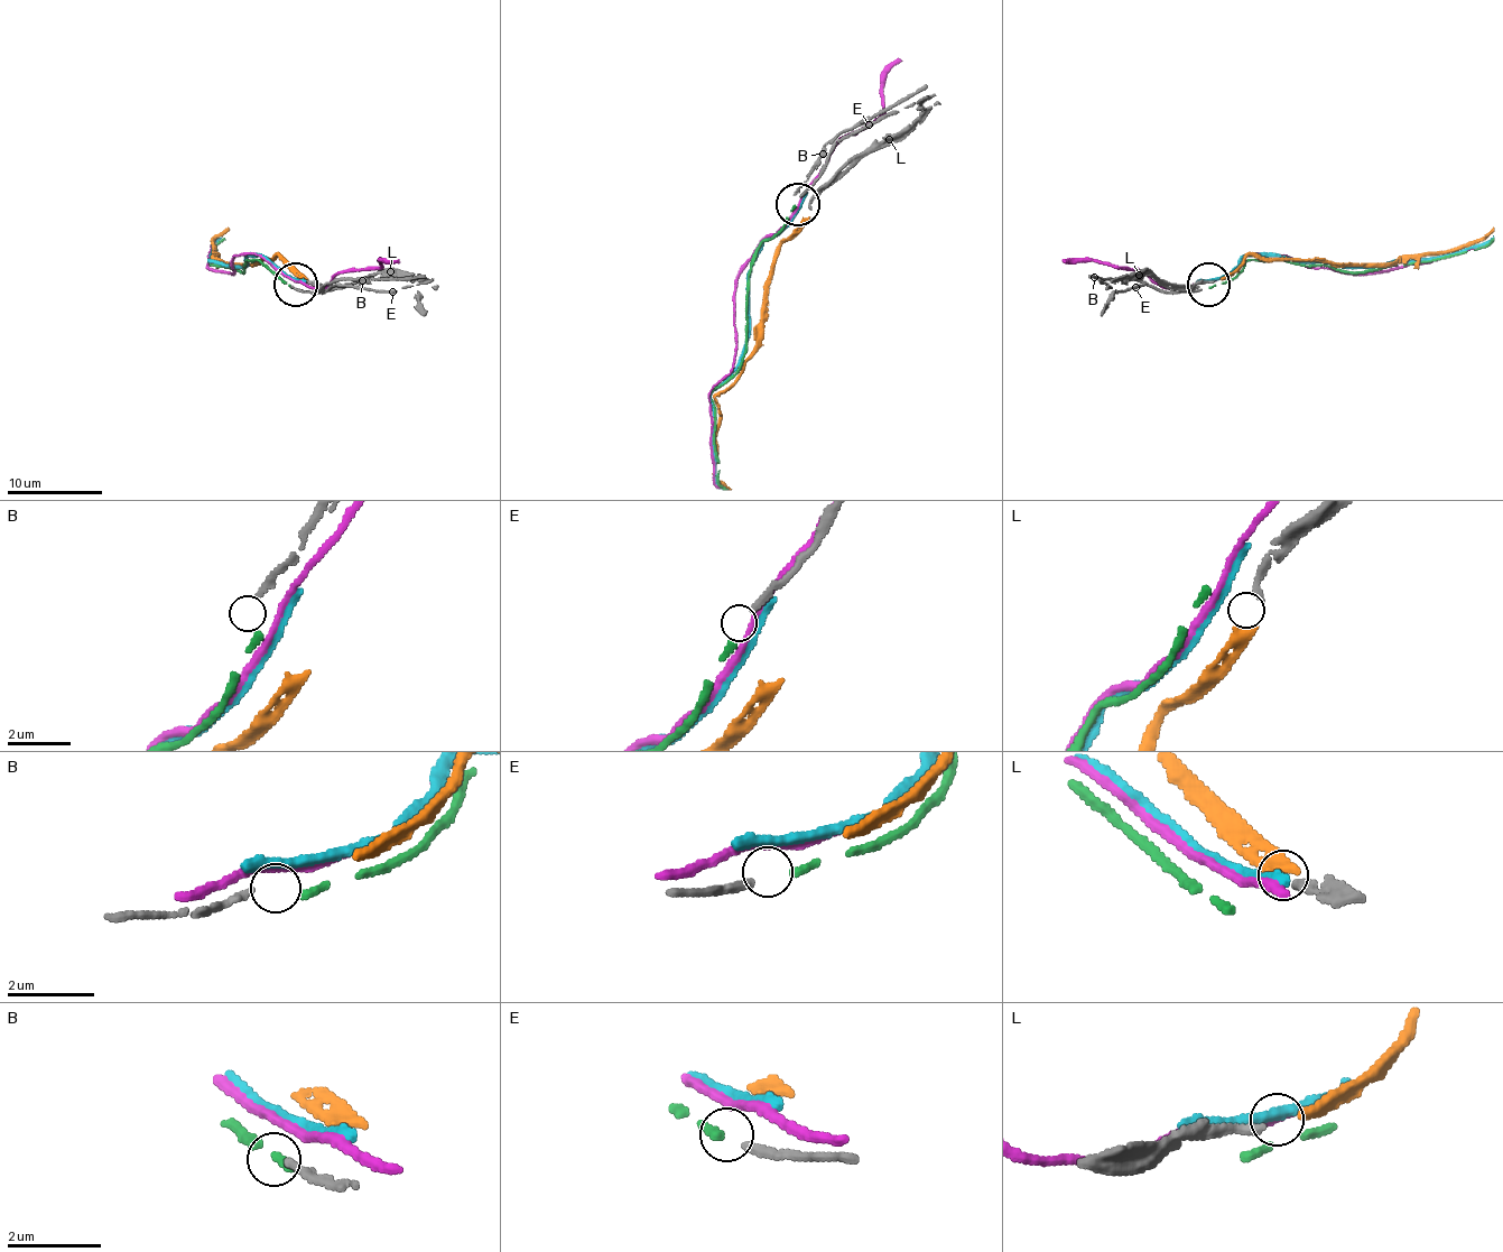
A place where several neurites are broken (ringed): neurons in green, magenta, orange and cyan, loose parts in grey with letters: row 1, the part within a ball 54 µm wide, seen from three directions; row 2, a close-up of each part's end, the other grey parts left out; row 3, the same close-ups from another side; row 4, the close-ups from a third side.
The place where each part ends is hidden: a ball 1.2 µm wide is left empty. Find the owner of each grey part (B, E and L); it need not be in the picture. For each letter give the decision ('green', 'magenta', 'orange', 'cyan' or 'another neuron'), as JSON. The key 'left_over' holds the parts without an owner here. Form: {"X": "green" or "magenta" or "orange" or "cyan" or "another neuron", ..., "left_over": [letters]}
{"B": "another neuron", "E": "green", "L": "orange", "left_over": ["B"]}

